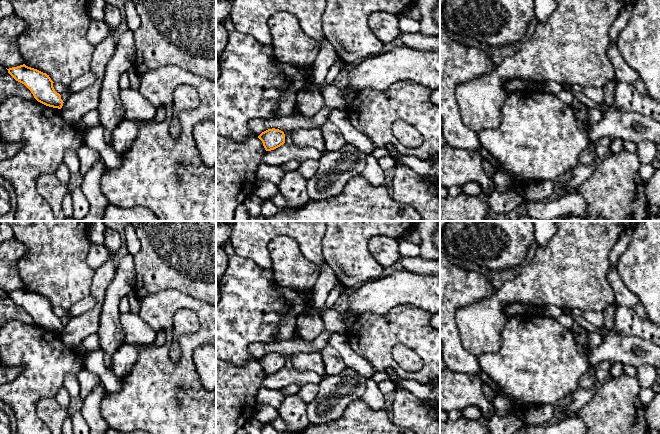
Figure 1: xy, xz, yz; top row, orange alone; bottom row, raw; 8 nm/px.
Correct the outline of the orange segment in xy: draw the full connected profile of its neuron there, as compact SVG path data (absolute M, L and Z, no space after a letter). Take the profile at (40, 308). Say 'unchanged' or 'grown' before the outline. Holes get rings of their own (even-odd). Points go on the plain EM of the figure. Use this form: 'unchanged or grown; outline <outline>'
unchanged; outline M25 288L7 293L8 297L18 306L24 308L34 322L49 331L61 333L63 324L53 311L53 305L46 297L26 290Z

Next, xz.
unchanged; outline M275 352L262 356L258 362L262 365L266 375L274 374L285 367L284 356Z

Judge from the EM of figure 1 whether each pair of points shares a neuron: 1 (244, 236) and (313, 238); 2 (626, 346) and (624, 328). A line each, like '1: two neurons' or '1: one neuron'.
1: one neuron
2: two neurons

